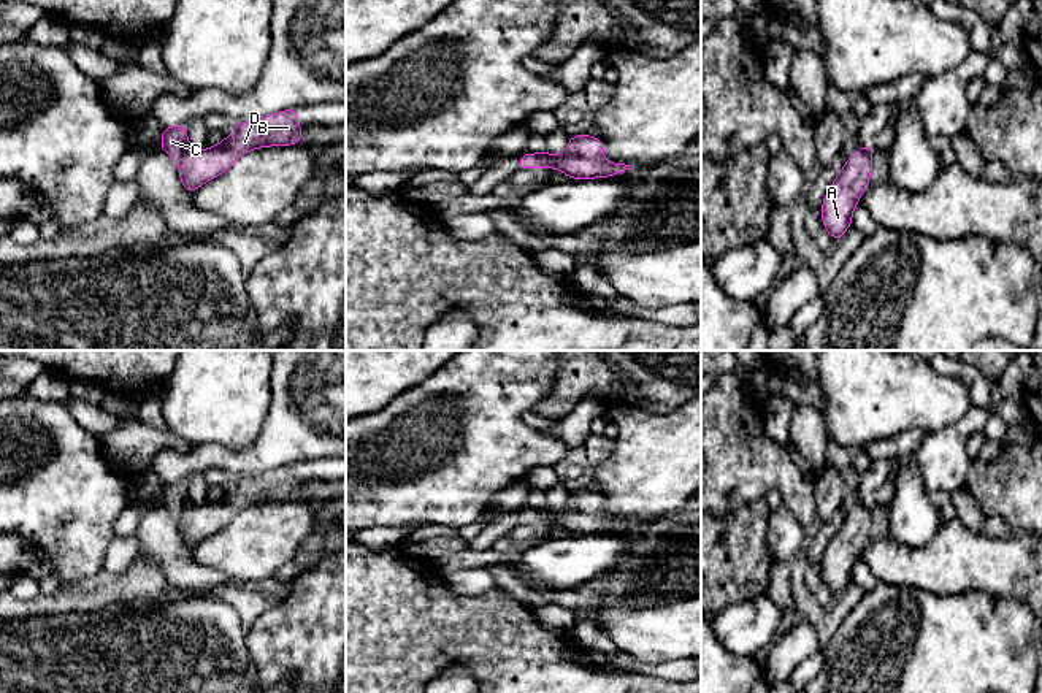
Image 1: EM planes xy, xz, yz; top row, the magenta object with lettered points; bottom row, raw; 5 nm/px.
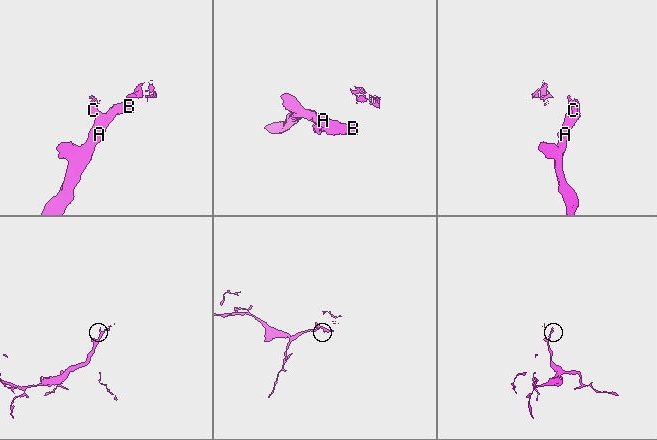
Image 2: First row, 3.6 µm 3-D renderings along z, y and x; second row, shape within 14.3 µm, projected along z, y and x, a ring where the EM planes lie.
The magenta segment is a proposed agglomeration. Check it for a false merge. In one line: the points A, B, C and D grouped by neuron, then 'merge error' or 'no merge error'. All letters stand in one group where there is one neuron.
groups A B D / C; merge error

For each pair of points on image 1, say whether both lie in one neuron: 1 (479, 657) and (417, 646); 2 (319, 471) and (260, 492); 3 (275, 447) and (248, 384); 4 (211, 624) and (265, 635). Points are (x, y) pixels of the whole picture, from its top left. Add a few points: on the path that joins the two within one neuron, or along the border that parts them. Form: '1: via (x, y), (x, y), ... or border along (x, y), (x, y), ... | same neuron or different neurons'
1: via (463, 646), (433, 646) | same neuron
2: via (305, 481), (275, 486) | same neuron
3: border along (270, 384), (270, 405), (262, 430), (241, 451) | different neurons
4: border along (245, 628), (245, 647), (254, 666) | different neurons

